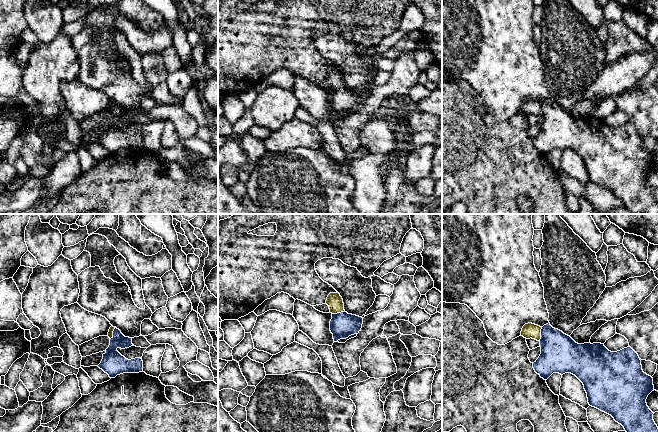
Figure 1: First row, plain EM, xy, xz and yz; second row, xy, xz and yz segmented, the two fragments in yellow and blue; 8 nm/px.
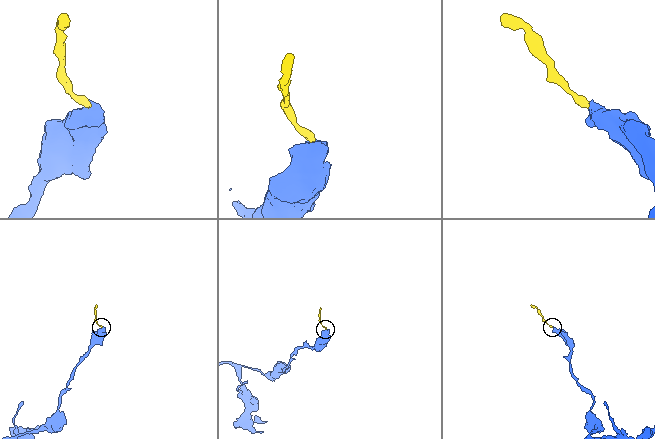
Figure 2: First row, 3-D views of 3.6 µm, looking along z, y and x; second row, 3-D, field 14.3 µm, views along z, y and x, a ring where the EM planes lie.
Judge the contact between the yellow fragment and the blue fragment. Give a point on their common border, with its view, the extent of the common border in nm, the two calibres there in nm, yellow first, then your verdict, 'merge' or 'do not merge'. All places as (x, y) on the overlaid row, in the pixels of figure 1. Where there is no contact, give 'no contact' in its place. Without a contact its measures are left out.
yz (540, 334) | 110 nm | 120/300 nm | merge

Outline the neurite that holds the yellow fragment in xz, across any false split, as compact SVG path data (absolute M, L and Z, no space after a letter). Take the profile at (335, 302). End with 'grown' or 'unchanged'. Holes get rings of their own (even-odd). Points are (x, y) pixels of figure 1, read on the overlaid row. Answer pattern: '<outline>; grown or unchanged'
M330 293L326 304L329 306L332 314L330 331L333 334L334 342L359 333L362 328L363 318L348 314L344 310L343 299L339 293Z; grown

